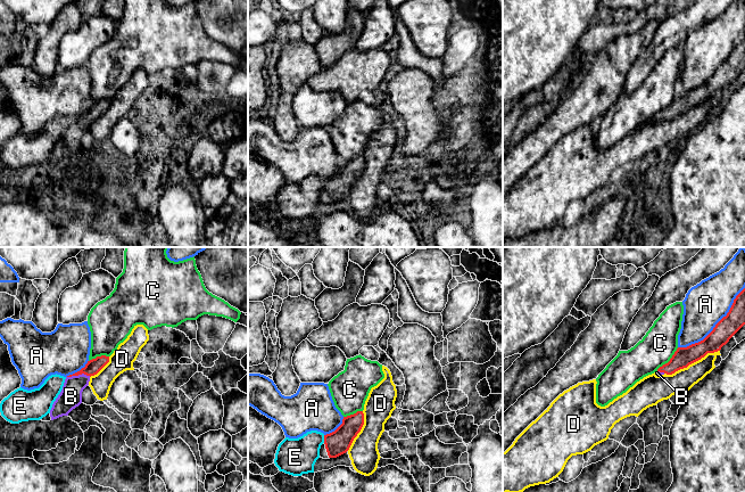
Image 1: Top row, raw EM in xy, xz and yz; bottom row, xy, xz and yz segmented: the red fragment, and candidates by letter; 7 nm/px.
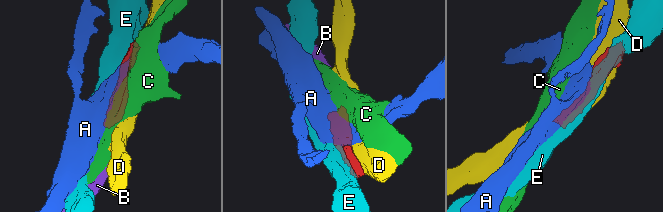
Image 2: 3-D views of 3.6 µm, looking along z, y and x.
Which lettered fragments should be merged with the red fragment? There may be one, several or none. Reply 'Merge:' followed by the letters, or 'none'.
Merge: B

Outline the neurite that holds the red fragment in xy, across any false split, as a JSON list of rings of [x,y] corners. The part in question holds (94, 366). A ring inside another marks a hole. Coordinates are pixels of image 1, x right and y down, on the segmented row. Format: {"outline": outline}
{"outline": [[[97,356],[88,361],[80,371],[66,377],[63,390],[50,410],[51,420],[68,416],[82,403],[82,392],[89,385],[90,377],[97,375],[108,362],[109,356]]]}

